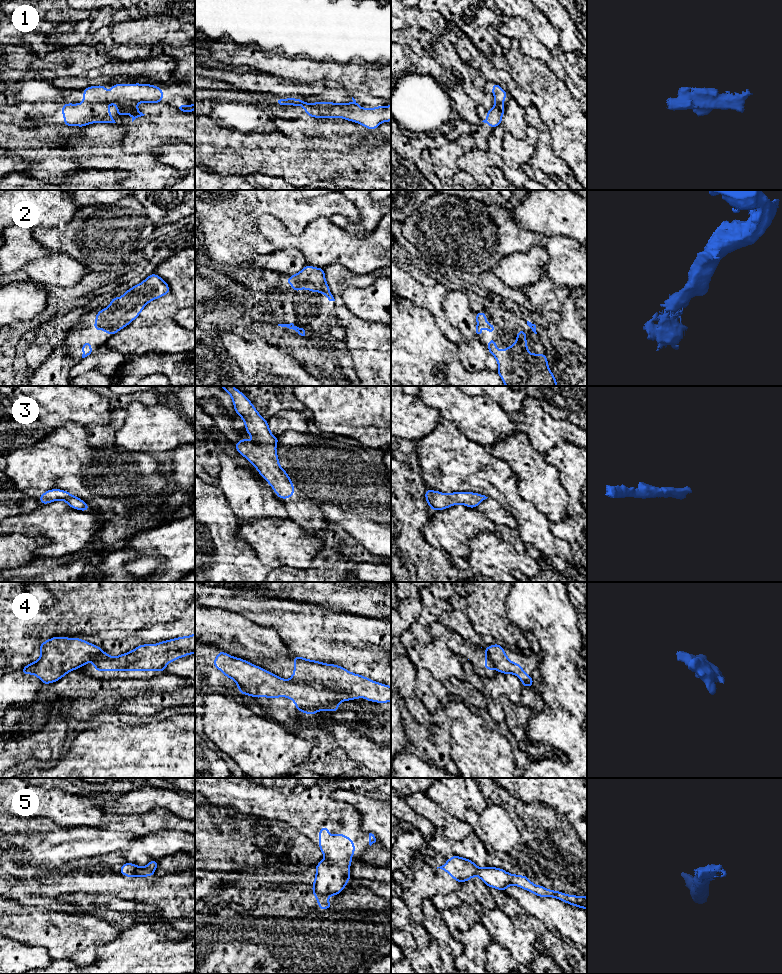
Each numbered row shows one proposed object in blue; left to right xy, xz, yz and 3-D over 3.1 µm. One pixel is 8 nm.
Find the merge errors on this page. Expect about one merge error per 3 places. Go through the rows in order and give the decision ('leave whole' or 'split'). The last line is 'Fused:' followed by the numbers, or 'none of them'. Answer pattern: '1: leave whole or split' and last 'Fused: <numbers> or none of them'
1: split
2: leave whole
3: leave whole
4: split
5: leave whole
Fused: 1, 4

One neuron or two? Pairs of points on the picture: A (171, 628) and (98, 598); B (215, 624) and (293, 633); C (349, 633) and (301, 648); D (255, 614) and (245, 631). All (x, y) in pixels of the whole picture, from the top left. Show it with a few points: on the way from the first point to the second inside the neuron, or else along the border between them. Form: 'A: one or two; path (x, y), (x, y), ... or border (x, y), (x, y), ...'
A: two; border (181, 617), (170, 622), (153, 623), (136, 631)
B: two; border (253, 622), (272, 628), (278, 635)
C: one; path (336, 625), (318, 625), (308, 635)
D: two; border (229, 612), (237, 612), (257, 624), (273, 629)

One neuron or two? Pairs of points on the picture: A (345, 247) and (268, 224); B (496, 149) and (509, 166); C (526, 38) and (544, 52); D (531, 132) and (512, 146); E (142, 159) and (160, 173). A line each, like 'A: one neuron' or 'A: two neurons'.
A: one neuron
B: two neurons
C: one neuron
D: one neuron
E: one neuron

